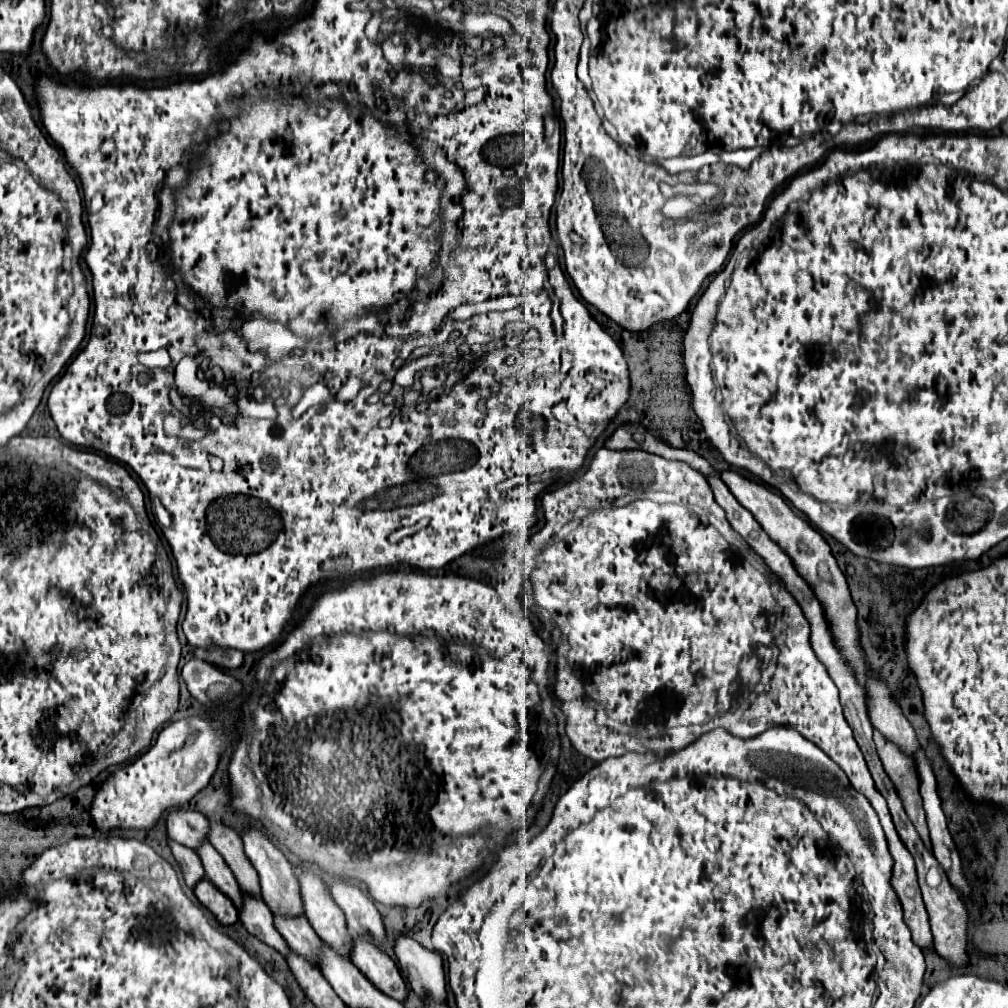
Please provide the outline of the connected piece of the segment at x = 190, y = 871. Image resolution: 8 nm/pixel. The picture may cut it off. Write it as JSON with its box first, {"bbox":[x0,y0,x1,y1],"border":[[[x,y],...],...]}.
{"bbox":[168,839,204,887],"border":[[[172,839],[168,841],[168,845],[170,845],[172,855],[176,857],[180,869],[182,869],[182,875],[184,875],[184,881],[186,881],[188,887],[194,887],[196,881],[204,879],[204,869],[202,869],[202,863],[200,863],[194,849],[190,849],[186,845],[180,845],[180,843],[172,841]]]}

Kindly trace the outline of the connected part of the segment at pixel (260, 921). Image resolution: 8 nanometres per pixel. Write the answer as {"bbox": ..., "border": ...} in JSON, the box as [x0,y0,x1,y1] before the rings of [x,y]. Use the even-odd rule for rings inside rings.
{"bbox":[240,893,288,955],"border":[[[242,893],[240,921],[248,929],[248,933],[256,935],[260,941],[268,943],[270,947],[274,947],[282,955],[284,955],[284,951],[288,951],[288,945],[284,943],[284,939],[280,939],[280,935],[276,935],[276,929],[272,927],[270,907],[260,897]]]}

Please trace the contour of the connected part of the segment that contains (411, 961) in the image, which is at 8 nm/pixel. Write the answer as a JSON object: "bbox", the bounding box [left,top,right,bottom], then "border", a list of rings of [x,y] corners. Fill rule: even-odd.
{"bbox":[394,935,446,1001],"border":[[[396,935],[394,953],[404,977],[408,979],[416,995],[446,1001],[442,957],[436,951],[428,951],[408,935]]]}

